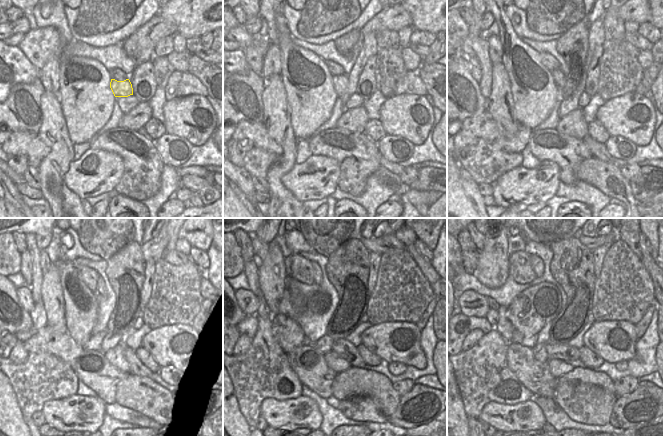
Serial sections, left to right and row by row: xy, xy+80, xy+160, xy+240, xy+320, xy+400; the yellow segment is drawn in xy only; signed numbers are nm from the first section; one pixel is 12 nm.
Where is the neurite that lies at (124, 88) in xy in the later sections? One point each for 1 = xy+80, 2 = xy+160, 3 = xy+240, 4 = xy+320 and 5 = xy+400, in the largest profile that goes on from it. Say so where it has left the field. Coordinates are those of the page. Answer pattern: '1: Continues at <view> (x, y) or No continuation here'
1: Continues at xy+80 (340, 82)
2: Continues at xy+160 (558, 76)
3: Continues at xy+240 (101, 289)
4: Continues at xy+320 (317, 274)
5: Continues at xy+400 (537, 265).

